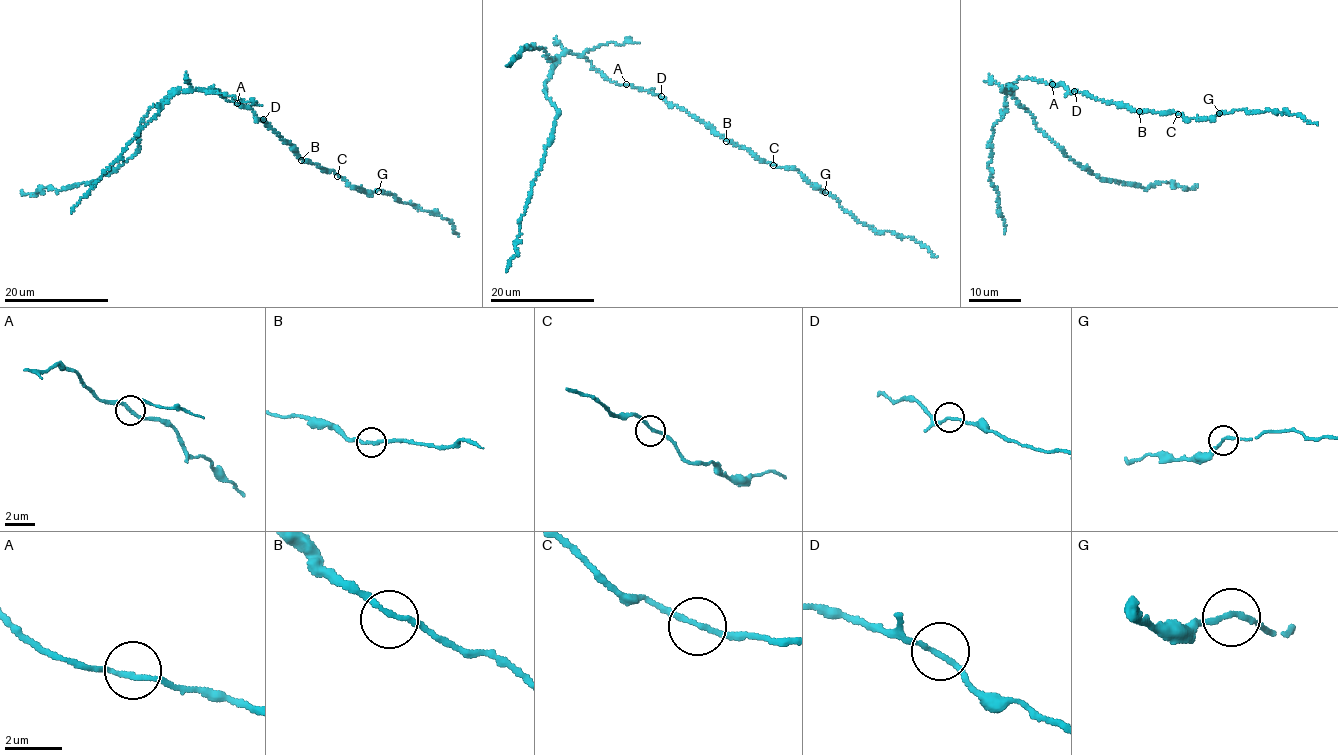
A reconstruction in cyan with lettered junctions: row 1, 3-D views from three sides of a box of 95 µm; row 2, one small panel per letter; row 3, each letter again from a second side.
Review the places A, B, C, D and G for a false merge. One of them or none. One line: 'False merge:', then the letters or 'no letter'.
False merge: no letter

